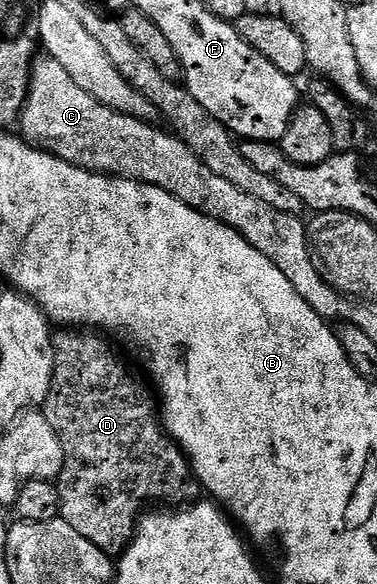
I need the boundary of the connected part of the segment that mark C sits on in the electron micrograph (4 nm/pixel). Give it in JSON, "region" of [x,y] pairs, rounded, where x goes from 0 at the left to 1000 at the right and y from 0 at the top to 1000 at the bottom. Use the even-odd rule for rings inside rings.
{"region":[[[130,98],[111,101],[88,106],[74,164],[48,200],[48,212],[53,211],[58,221],[53,228],[66,240],[119,260],[151,264],[154,269],[218,289],[345,303],[393,317],[422,317],[427,324],[440,324],[491,351],[531,358],[546,370],[576,375],[586,394],[613,392],[639,402],[655,416],[653,428],[660,433],[687,433],[700,443],[703,440],[716,443],[721,447],[716,450],[764,476],[777,495],[851,539],[857,548],[867,548],[875,536],[897,536],[907,522],[926,522],[934,512],[899,503],[897,497],[865,481],[844,450],[833,445],[806,378],[801,382],[790,372],[777,372],[772,366],[732,366],[610,312],[562,307],[528,271],[472,233],[454,226],[446,229],[345,197],[302,190],[305,185],[268,176],[207,149],[159,108]]]}

